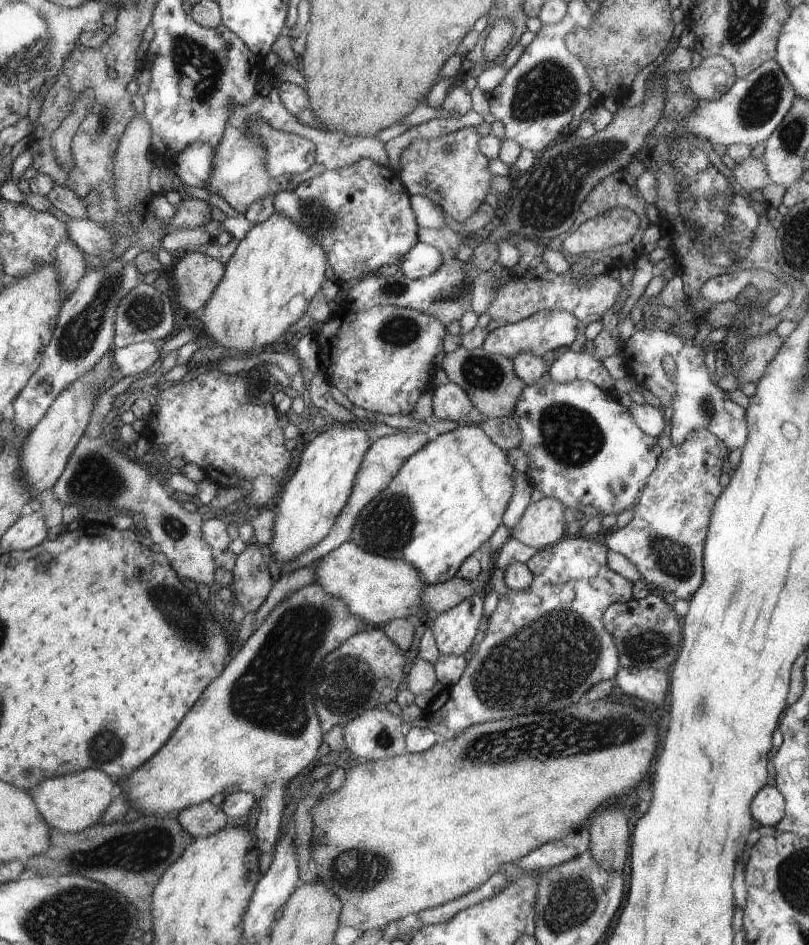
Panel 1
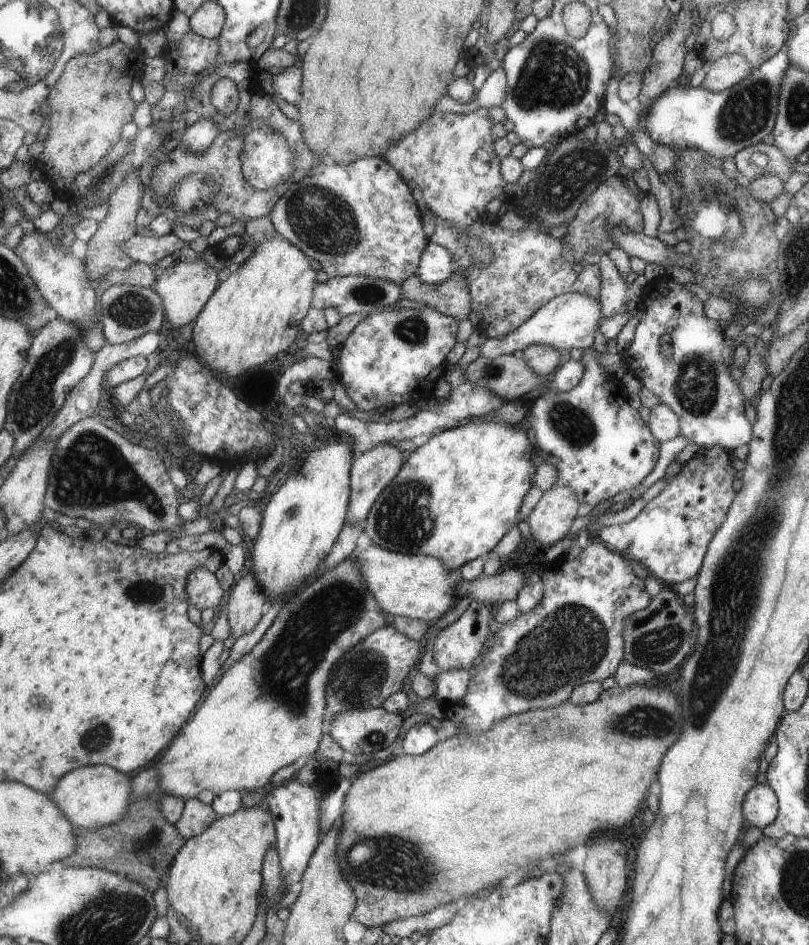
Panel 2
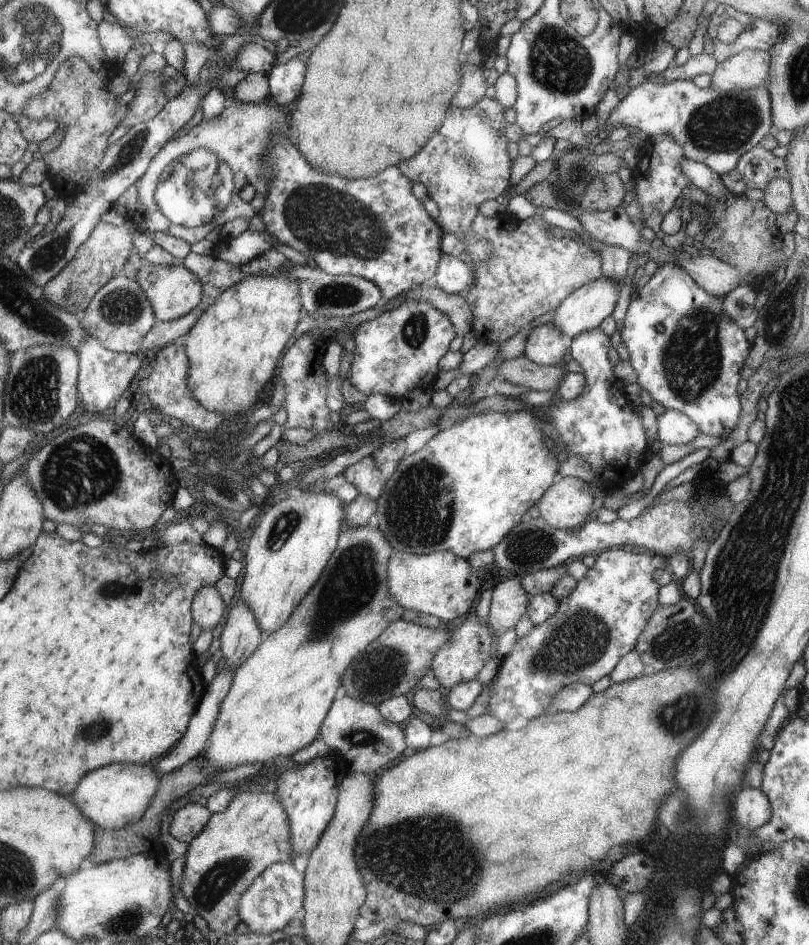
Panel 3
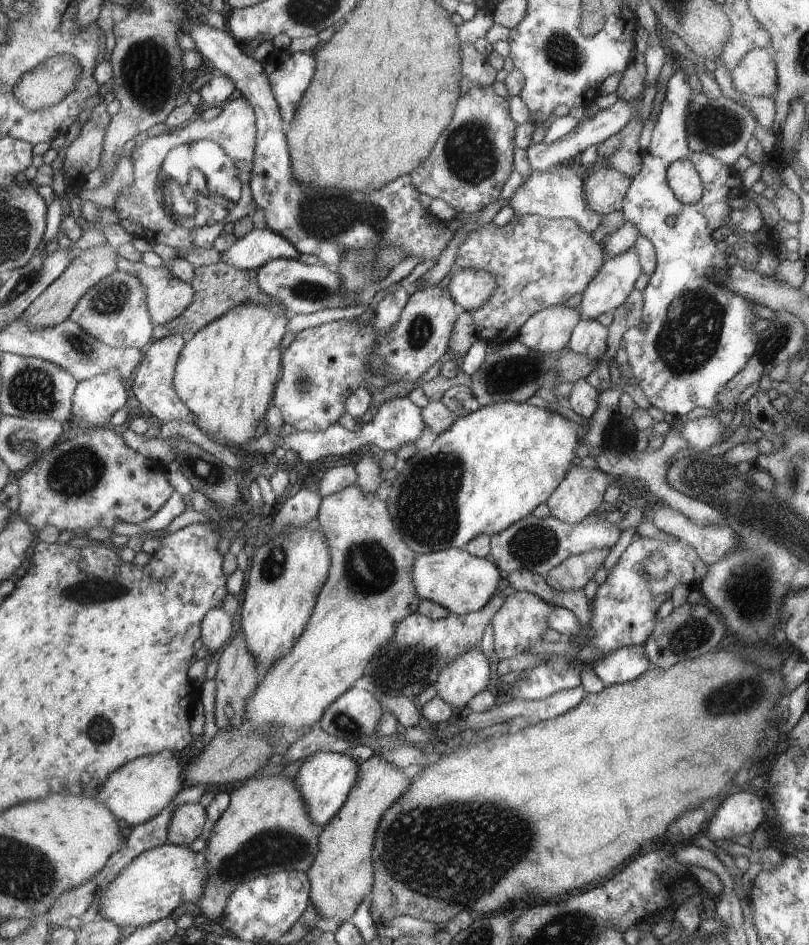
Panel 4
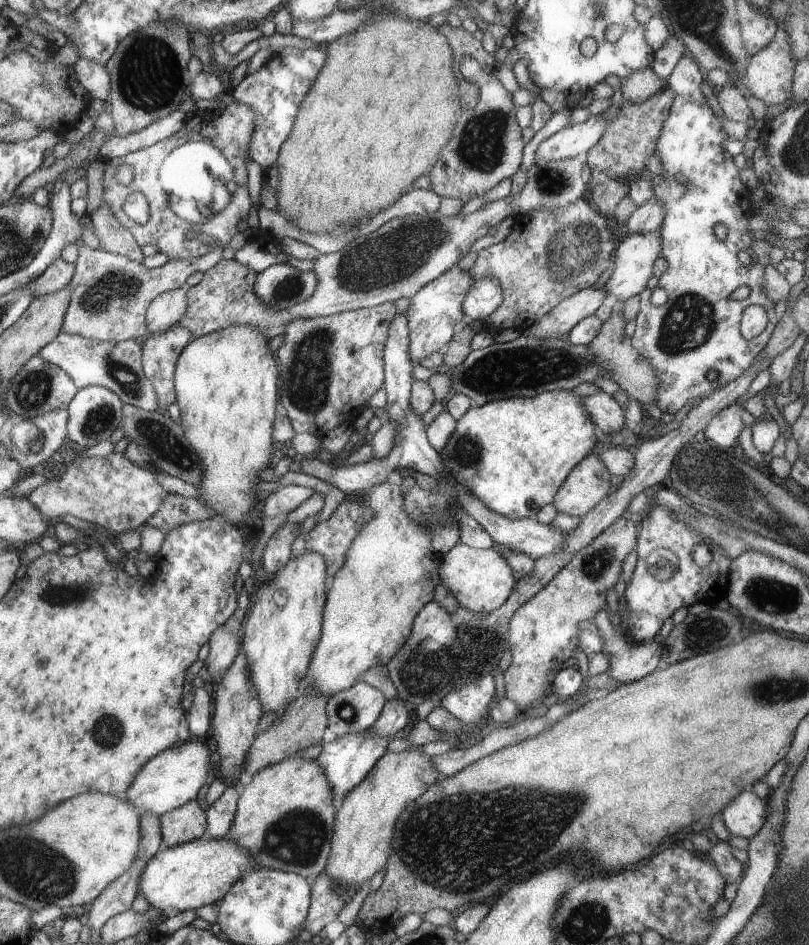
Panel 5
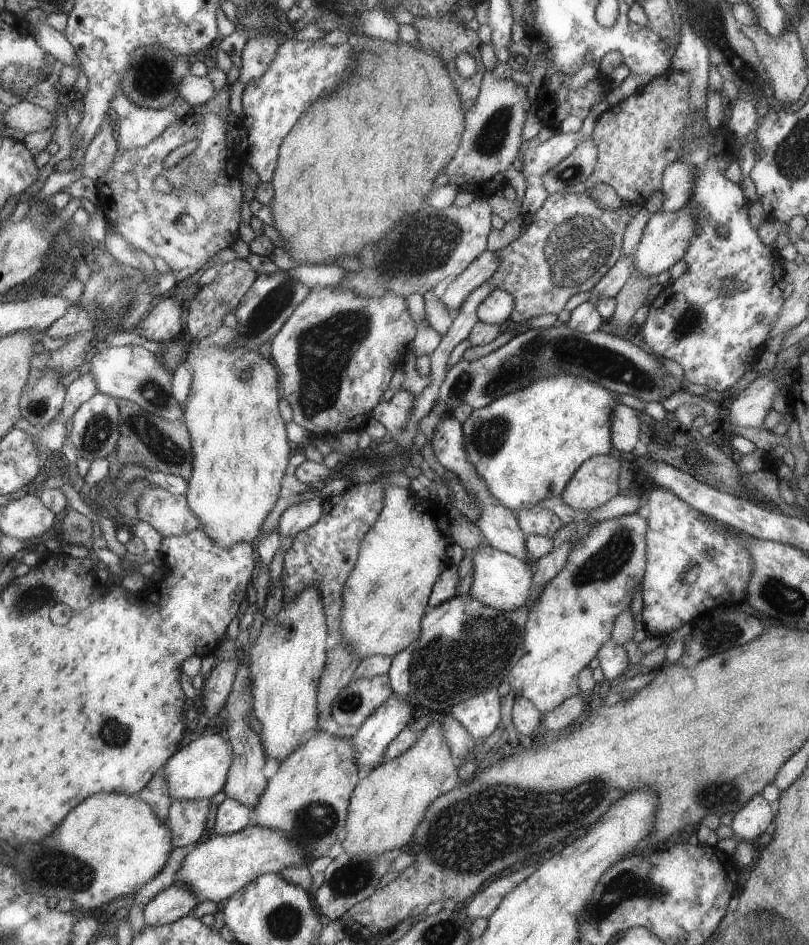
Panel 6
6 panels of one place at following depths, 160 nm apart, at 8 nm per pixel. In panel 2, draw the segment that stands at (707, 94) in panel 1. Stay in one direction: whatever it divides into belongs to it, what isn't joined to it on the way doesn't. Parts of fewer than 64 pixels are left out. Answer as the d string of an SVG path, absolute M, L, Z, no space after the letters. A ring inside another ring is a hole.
M743 54L724 55L708 64L700 86L714 92L730 89L731 86L738 85L740 81L750 77L754 69Z

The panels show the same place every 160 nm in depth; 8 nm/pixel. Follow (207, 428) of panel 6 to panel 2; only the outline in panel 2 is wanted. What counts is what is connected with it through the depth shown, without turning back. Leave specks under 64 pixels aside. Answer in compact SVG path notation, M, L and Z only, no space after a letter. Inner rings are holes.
M280 234L266 238L257 245L256 252L248 260L243 263L235 261L233 273L226 281L218 284L213 296L196 318L193 328L192 340L202 362L212 370L223 372L224 377L228 378L238 378L236 374L242 374L256 364L260 366L274 361L278 352L288 350L296 340L298 326L310 310L310 300L314 298L316 272L312 270L304 251Z

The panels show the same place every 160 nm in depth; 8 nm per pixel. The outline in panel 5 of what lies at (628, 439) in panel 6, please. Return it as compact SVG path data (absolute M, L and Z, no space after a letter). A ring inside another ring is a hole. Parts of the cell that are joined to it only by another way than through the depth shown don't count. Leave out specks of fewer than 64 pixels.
M598 392L592 396L585 396L583 403L587 407L588 414L591 415L592 422L598 426L600 432L607 435L616 434L626 428L628 422L624 416L624 410L613 395Z

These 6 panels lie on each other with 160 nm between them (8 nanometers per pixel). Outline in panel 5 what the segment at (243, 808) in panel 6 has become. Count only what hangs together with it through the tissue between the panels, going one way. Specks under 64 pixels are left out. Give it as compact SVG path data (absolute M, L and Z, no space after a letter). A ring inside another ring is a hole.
M228 787L212 804L209 804L208 830L209 836L224 839L232 828L240 798L240 788Z

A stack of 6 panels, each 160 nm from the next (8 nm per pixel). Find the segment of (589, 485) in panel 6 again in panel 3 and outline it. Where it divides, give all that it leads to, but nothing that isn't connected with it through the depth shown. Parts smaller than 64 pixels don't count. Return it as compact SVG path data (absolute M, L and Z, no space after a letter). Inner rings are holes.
M562 477L544 493L538 508L541 517L557 529L582 526L593 514L594 494L590 484L578 477Z

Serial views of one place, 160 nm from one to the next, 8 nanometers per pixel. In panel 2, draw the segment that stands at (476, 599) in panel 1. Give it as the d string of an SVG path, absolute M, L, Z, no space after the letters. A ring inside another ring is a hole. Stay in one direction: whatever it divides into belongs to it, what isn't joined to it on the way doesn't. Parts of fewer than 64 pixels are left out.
M473 600L466 611L453 624L443 628L435 636L433 645L433 659L440 671L450 669L469 670L473 668L474 660L480 658L482 648L485 648L484 642L490 634L490 618L492 613L480 601Z

